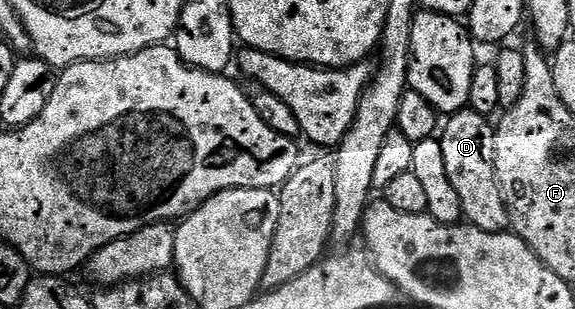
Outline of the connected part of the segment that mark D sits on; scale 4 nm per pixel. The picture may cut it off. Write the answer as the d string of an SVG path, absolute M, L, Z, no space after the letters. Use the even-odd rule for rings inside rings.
M471 110L456 111L444 120L439 138L443 145L443 161L447 164L447 177L459 193L463 204L464 218L468 226L478 227L487 233L508 232L509 210L503 201L501 186L497 184L495 169L494 124L486 116Z

